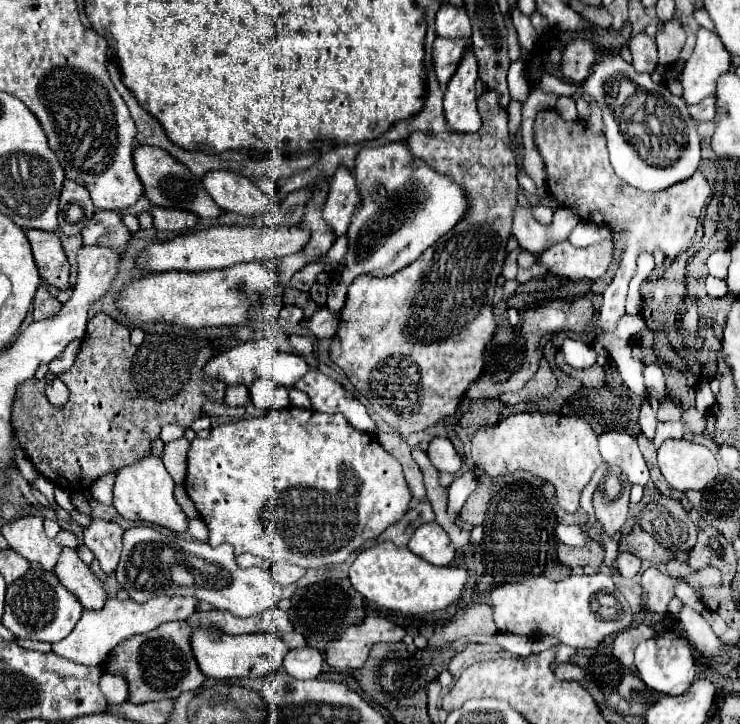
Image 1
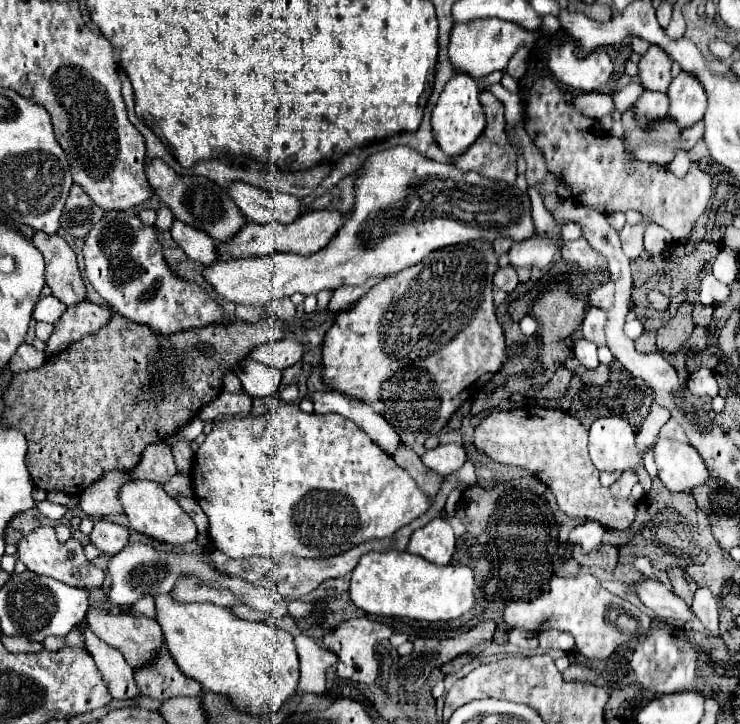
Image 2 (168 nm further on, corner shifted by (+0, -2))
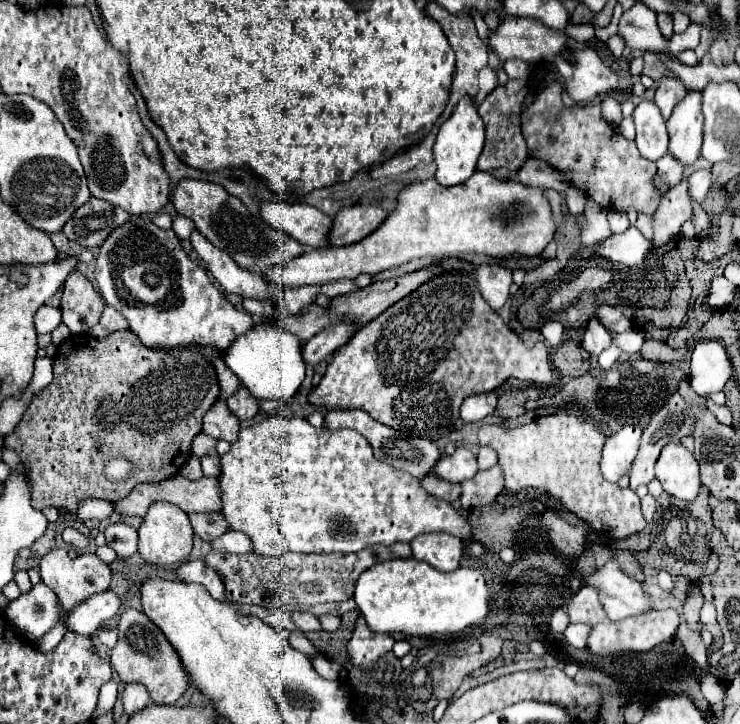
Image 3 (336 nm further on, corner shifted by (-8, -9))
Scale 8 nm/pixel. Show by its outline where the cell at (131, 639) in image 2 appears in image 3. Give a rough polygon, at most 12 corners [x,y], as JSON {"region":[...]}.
{"region":[[133,608],[121,614],[112,668],[176,704],[188,672],[168,638]]}

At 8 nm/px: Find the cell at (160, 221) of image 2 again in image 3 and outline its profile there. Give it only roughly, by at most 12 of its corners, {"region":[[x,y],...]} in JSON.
{"region":[[178,214],[172,230],[180,240],[190,238],[194,222]]}

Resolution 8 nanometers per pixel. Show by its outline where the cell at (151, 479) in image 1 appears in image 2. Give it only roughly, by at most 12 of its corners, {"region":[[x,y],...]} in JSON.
{"region":[[156,481],[118,491],[134,531],[170,545],[196,539],[192,517]]}

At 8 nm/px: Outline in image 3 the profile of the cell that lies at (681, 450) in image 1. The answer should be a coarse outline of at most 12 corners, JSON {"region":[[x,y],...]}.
{"region":[[680,442],[656,462],[662,488],[680,500],[700,490],[698,462]]}

